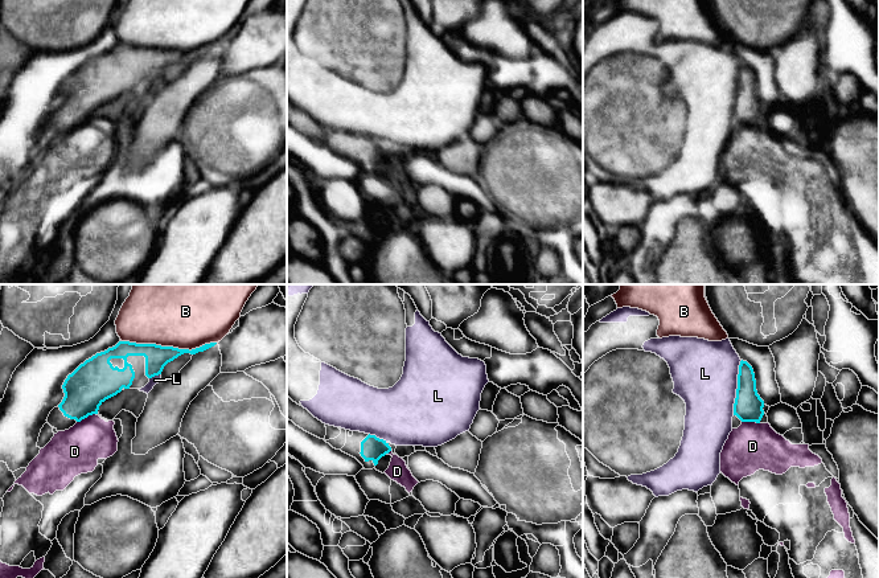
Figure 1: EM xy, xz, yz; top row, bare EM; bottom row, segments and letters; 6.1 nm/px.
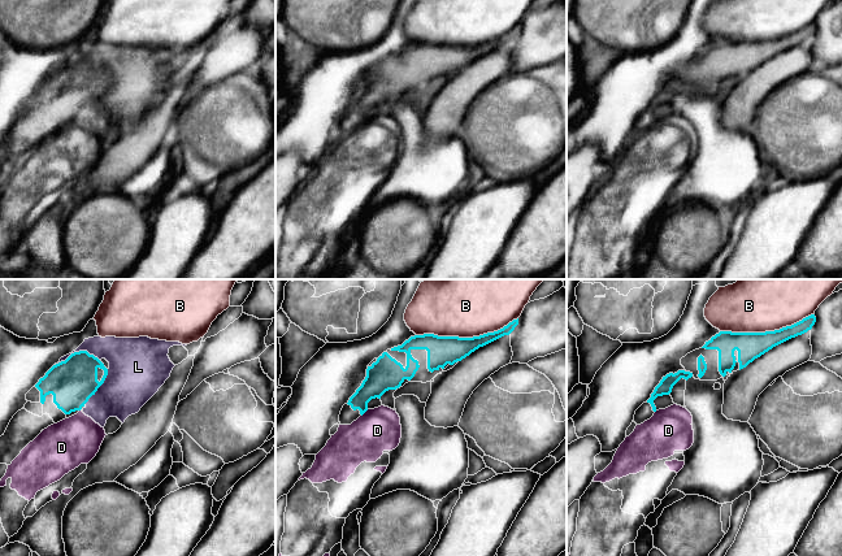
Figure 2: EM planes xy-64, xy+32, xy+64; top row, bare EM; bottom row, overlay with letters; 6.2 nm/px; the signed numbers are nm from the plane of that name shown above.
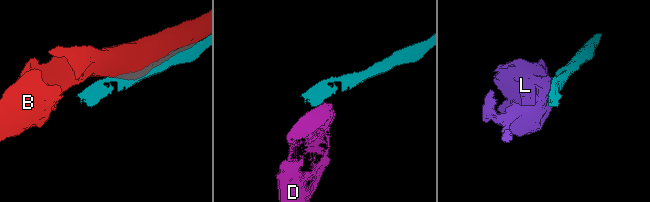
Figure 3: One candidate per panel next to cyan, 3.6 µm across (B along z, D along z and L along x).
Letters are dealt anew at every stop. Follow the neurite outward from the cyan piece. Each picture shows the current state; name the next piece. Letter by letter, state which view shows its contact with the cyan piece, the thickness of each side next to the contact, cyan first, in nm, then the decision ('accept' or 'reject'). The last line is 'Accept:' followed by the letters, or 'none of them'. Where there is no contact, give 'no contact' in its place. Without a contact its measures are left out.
B: contact in xy; calibres 140 and 500 nm; reject
D: contact in xy; calibres 260 and 280 nm; reject
L: contact in yz; calibres 180 and 400 nm; reject
Accept: none of them

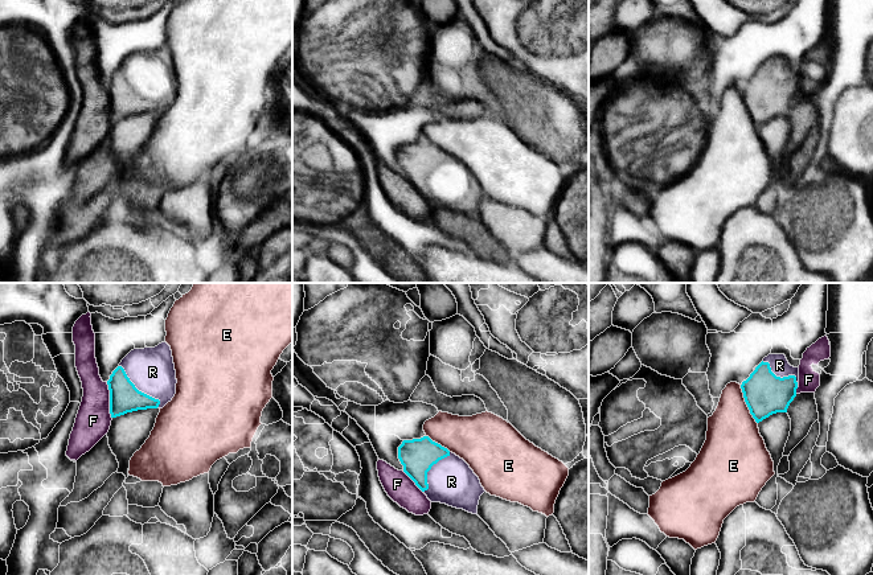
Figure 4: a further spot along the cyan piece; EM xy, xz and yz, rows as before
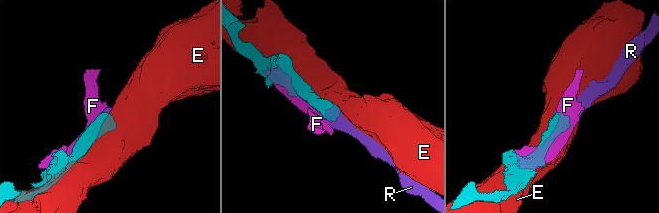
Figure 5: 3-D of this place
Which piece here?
E: contact in yz; calibres 260 and 340 nm; reject
F: contact in xy; calibres 180 and 220 nm; reject
R: contact in xy; calibres 180 and 280 nm; accept
Accept: R

